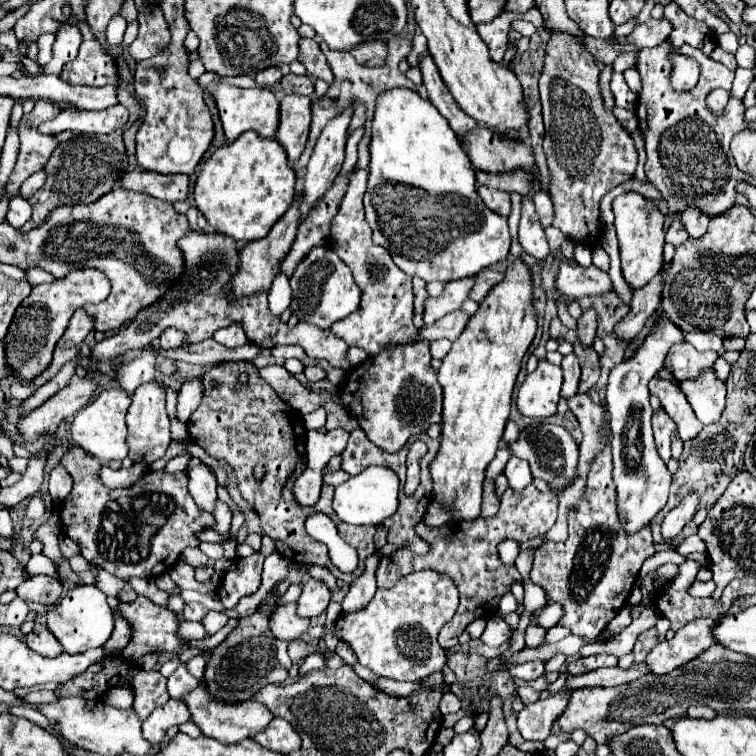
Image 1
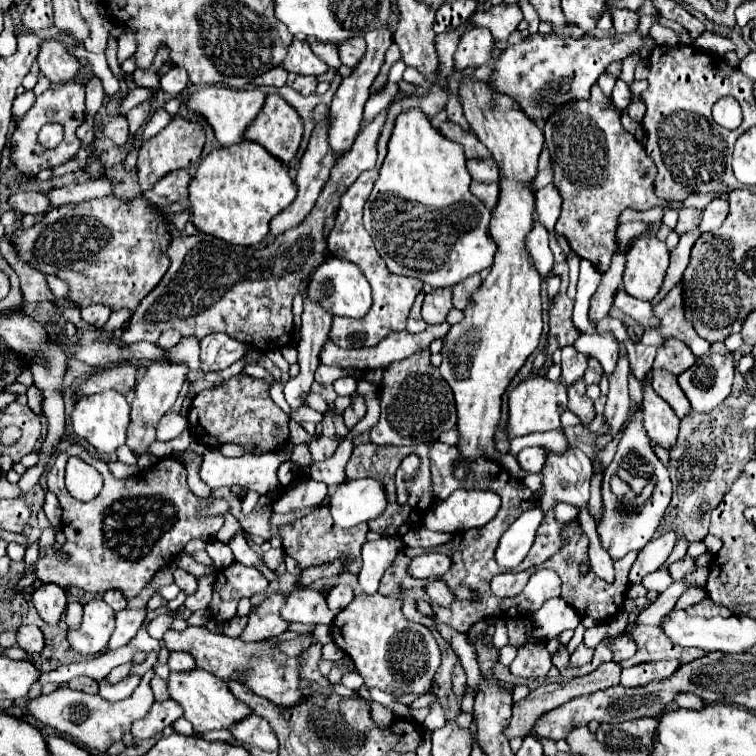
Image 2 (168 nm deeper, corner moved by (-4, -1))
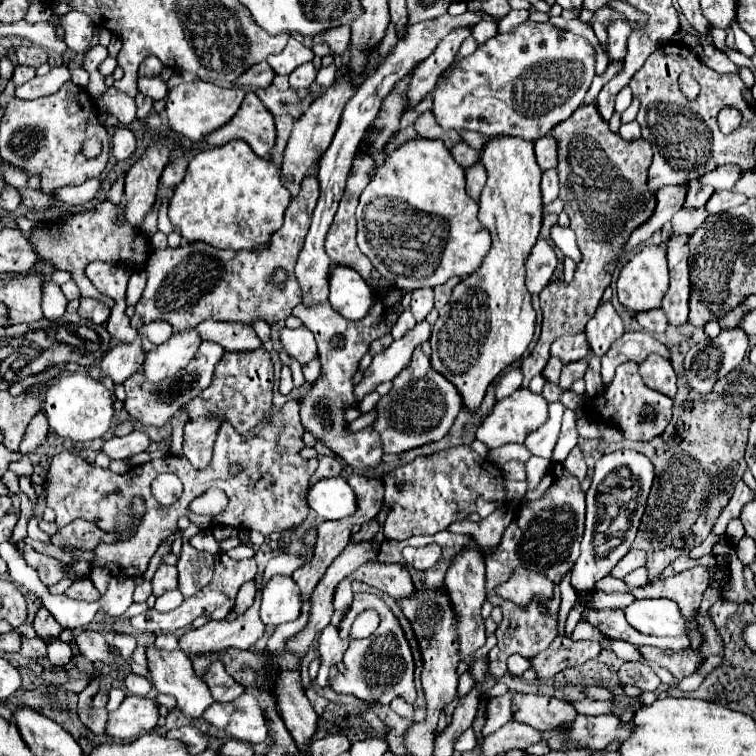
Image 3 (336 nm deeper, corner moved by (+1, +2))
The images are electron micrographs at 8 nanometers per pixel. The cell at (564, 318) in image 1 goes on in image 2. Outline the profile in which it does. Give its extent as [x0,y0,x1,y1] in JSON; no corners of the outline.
[553,262,569,292]

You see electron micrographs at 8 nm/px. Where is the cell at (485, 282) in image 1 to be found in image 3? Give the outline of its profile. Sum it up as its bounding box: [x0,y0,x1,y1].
[434,277,460,309]

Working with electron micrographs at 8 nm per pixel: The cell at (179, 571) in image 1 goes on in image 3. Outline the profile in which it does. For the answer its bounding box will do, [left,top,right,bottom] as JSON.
[152,565,178,597]

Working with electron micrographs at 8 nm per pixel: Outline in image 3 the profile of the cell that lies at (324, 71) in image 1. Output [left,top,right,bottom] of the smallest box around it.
[268,39,314,75]

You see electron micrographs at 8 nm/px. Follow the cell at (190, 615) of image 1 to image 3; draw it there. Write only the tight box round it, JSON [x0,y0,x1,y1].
[178,543,214,597]

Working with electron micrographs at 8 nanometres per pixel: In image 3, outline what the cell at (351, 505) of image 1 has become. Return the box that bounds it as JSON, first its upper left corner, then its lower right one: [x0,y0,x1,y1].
[306,477,356,521]

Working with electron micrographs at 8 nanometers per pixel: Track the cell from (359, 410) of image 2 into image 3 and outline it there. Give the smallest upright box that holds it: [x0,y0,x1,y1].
[354,321,430,399]

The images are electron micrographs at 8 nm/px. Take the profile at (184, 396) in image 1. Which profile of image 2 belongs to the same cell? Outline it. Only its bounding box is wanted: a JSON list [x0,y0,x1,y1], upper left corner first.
[157,412,187,440]

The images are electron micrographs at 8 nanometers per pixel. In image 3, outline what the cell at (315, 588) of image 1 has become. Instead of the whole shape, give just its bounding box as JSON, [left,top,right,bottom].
[260,575,302,625]

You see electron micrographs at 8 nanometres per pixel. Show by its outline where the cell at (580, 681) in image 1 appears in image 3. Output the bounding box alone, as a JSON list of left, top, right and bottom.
[482,691,514,737]

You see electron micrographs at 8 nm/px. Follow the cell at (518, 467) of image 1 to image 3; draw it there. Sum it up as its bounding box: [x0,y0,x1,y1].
[524,401,564,459]

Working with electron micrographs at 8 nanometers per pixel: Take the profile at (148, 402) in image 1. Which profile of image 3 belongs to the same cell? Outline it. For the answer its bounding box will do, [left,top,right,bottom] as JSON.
[142,329,202,383]

